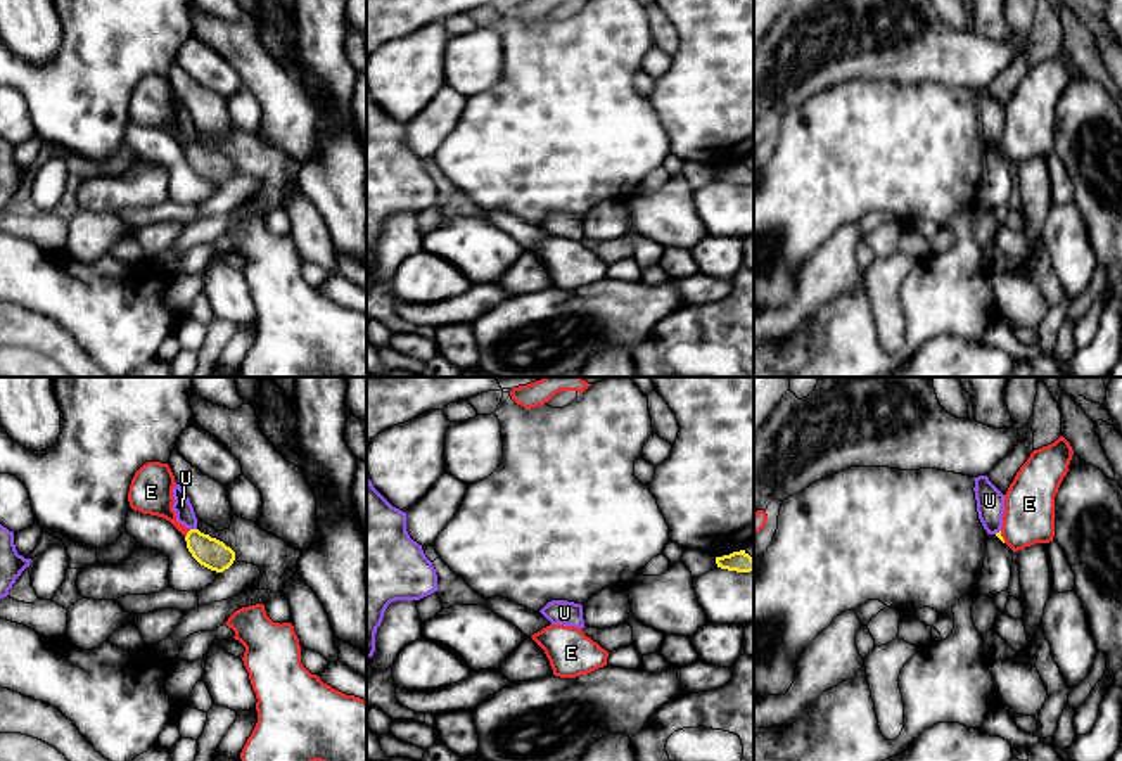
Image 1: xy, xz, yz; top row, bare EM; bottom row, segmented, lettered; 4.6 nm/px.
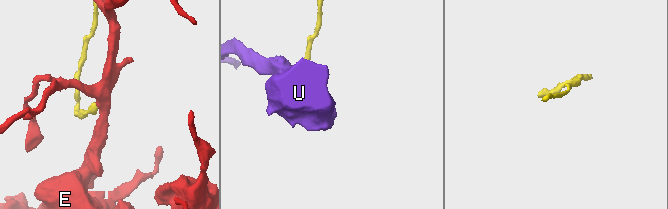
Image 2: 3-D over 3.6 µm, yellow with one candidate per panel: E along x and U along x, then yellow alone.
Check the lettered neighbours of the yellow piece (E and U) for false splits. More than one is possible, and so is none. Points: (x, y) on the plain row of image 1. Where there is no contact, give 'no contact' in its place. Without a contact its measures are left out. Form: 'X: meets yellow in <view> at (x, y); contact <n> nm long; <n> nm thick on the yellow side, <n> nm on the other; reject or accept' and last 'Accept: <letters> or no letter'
E: meets yellow in xy at (187, 146); contact 50 nm long; 140 nm thick on the yellow side, 190 nm on the other; reject
U: meets yellow in xy at (194, 142); contact 30 nm long; 140 nm thick on the yellow side, 90 nm on the other; reject
Accept: no letter

